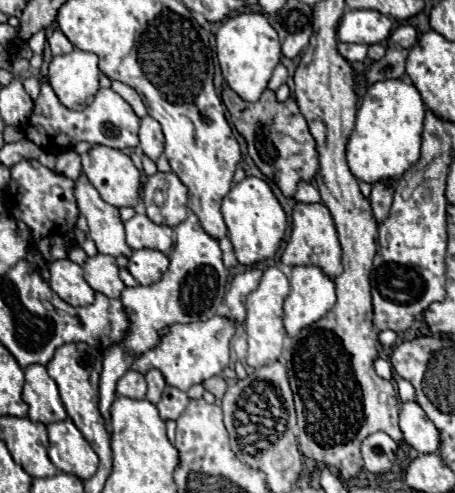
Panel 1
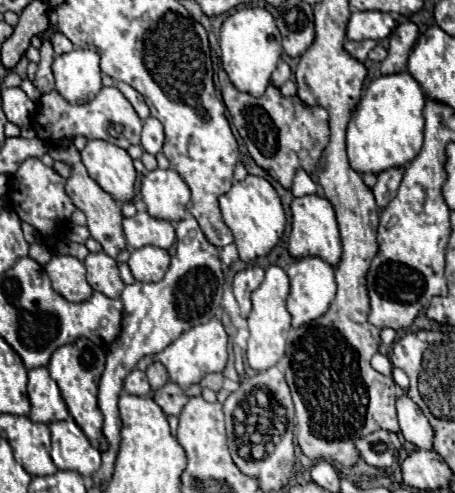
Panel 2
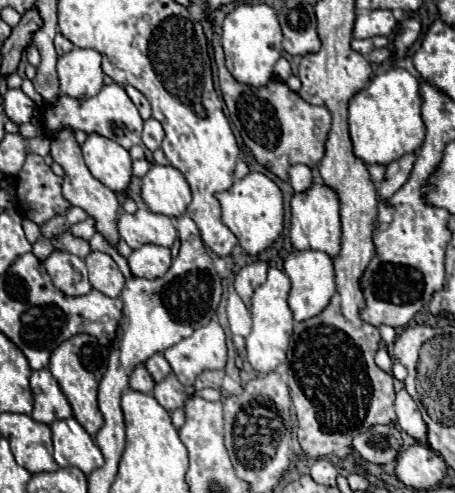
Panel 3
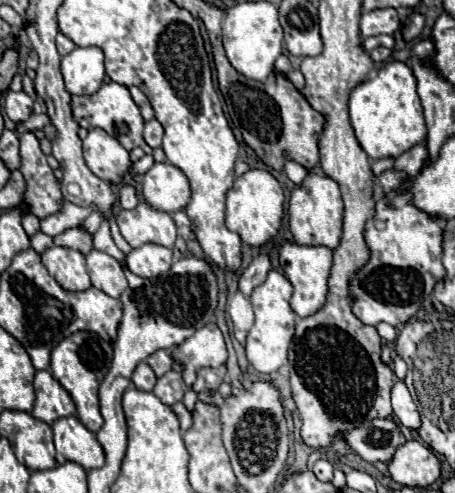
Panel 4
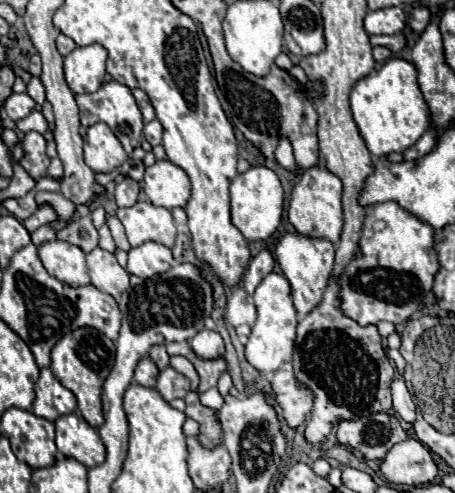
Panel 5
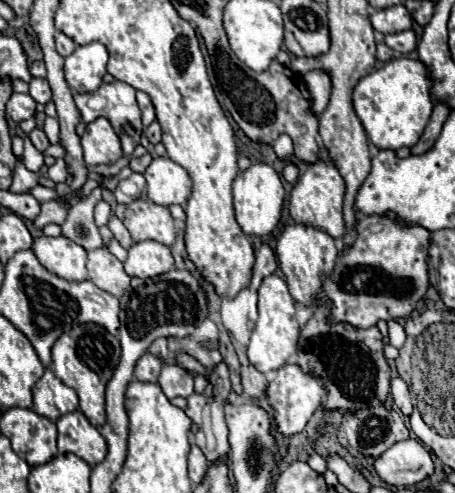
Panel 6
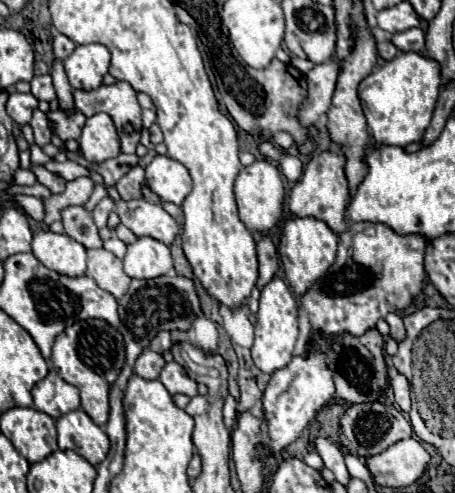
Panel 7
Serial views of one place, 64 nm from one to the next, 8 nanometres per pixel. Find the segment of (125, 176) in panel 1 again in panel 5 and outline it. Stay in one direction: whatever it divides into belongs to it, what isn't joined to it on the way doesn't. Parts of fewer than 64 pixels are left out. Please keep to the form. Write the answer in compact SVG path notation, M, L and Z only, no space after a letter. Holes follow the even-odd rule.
M94 124L84 138L84 160L94 172L112 172L128 160L120 140L106 124Z

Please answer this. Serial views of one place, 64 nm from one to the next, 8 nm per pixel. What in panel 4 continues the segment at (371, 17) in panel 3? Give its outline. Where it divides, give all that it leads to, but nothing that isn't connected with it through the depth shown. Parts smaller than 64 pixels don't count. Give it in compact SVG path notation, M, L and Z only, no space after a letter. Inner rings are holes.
M384 8L384 10L372 10L362 14L360 20L360 36L378 36L378 34L396 34L400 30L400 20L398 12L394 8Z

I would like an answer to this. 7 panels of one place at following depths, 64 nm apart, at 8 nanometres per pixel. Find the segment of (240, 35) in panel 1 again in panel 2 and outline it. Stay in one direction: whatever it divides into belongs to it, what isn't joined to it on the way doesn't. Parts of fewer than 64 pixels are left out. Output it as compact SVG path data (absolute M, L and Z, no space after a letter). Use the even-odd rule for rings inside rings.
M240 8L240 10L236 10L232 16L228 16L224 20L224 24L220 28L220 50L222 50L220 60L222 60L224 72L228 74L234 88L240 92L248 92L250 96L262 96L266 86L270 84L270 74L274 72L274 68L282 56L282 38L280 38L276 24L274 24L272 14L264 8Z

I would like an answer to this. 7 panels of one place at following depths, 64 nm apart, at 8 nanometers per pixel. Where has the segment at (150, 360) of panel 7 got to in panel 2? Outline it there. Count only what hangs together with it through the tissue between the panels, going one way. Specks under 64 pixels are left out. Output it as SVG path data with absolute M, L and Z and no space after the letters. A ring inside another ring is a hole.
M134 368L124 380L124 392L134 394L134 396L146 396L150 392L150 384L148 384L146 374L142 370Z

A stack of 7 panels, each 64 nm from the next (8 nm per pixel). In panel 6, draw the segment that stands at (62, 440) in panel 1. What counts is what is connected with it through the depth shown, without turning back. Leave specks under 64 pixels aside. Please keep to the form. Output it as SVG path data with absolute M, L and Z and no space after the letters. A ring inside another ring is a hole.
M76 410L56 420L57 448L60 454L76 454L90 468L106 458L106 440L88 422L88 418Z

